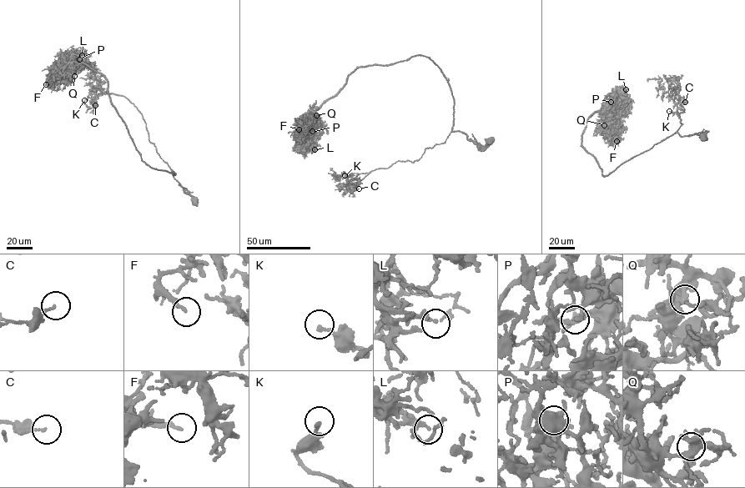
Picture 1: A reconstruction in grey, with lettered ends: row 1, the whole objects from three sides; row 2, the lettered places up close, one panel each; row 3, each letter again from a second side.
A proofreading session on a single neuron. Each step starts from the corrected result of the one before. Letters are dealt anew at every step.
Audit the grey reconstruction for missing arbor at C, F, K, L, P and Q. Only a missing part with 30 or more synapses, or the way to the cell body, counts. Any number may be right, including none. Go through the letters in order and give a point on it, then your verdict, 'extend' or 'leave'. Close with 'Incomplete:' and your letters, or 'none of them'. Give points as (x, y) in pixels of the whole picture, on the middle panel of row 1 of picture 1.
C: at (359, 188); leave
F: at (299, 129); leave
K: at (344, 175); leave
L: at (314, 149); leave
P: at (312, 131); leave
Q: at (316, 115); leave
Incomplete: none of them

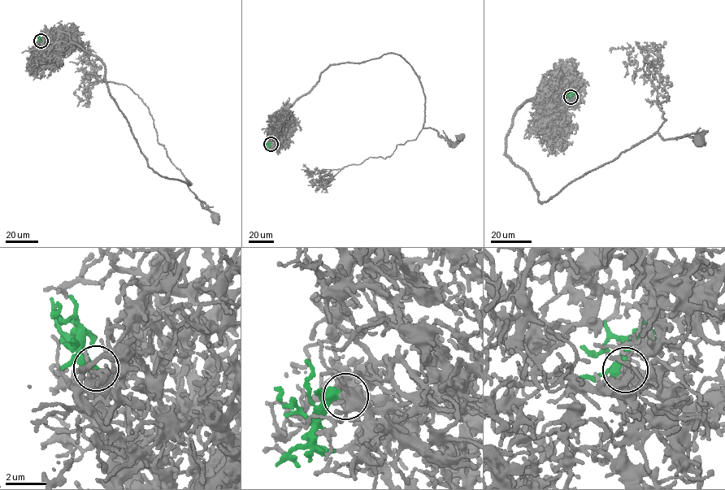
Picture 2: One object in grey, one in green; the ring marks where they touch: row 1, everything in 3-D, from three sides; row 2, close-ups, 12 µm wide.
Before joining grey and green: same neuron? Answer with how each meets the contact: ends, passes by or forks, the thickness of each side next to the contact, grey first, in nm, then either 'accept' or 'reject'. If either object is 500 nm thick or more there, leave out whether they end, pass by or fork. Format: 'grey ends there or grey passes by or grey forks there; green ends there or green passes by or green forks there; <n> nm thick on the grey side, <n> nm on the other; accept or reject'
grey passes by; green ends there; 480 nm thick on the grey side, 440 nm on the other; accept

